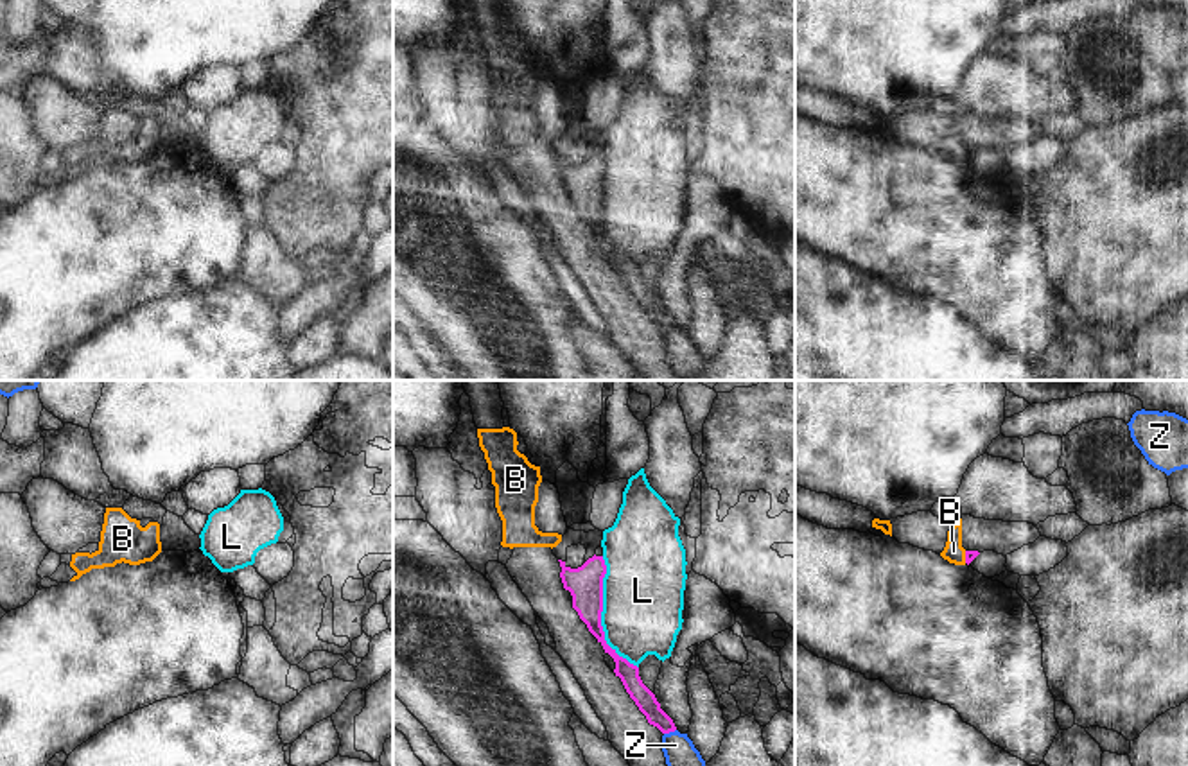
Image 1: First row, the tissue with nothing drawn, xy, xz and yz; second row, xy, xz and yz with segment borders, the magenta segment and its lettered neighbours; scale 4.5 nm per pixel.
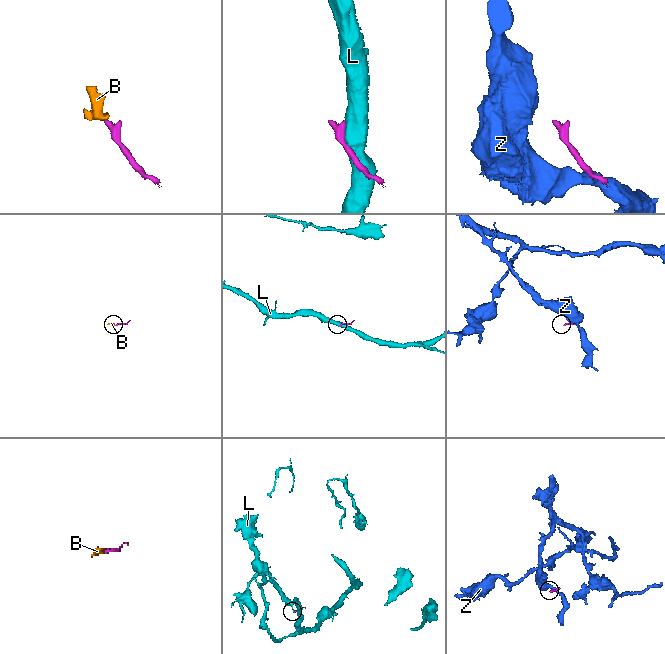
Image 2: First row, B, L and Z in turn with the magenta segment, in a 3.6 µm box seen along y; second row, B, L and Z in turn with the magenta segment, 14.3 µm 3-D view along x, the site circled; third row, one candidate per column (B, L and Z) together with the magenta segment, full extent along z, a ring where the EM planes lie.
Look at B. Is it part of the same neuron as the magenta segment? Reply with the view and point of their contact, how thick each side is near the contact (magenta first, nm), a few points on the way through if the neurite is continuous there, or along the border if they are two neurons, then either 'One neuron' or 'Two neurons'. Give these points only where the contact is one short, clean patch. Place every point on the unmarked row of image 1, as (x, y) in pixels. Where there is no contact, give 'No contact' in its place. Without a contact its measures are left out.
Touches magenta at yz (966, 155). Thickness 50 nm (magenta) against 90 nm. Boundary: yz (964, 149), (966, 160). Two neurons

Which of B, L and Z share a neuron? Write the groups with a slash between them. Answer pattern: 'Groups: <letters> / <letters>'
Groups: B / L / Z

